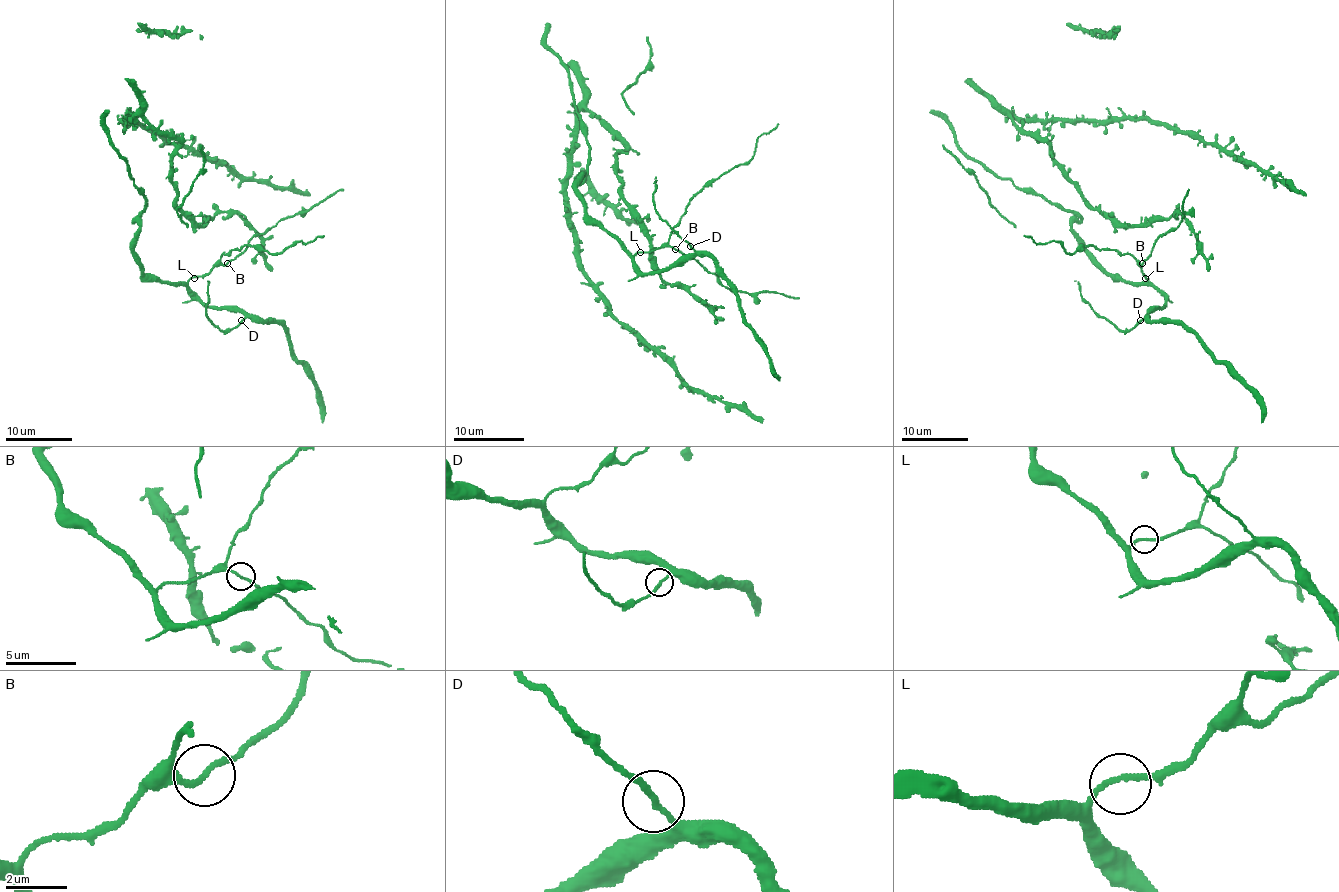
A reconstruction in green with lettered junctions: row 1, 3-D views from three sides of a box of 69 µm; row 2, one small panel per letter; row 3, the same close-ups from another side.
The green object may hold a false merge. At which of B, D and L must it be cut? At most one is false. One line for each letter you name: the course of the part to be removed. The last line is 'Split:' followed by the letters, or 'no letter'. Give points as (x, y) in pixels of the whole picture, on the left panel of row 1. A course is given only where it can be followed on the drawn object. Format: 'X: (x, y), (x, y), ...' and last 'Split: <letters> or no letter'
Split: no letter

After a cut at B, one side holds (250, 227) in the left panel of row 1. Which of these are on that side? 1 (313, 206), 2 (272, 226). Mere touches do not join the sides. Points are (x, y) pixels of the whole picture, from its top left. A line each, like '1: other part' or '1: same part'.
1: other part
2: other part

